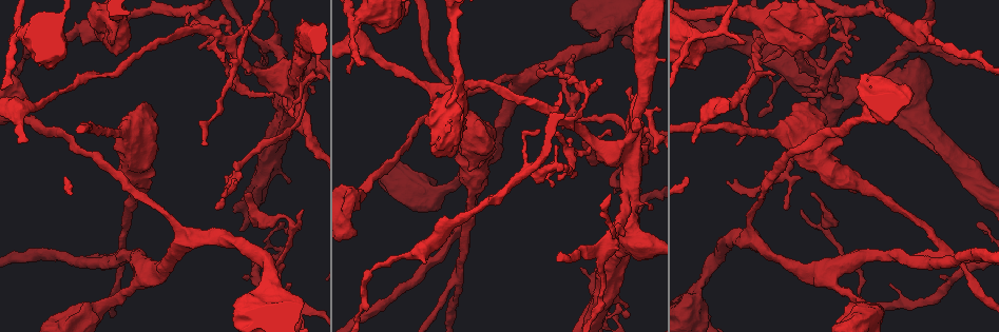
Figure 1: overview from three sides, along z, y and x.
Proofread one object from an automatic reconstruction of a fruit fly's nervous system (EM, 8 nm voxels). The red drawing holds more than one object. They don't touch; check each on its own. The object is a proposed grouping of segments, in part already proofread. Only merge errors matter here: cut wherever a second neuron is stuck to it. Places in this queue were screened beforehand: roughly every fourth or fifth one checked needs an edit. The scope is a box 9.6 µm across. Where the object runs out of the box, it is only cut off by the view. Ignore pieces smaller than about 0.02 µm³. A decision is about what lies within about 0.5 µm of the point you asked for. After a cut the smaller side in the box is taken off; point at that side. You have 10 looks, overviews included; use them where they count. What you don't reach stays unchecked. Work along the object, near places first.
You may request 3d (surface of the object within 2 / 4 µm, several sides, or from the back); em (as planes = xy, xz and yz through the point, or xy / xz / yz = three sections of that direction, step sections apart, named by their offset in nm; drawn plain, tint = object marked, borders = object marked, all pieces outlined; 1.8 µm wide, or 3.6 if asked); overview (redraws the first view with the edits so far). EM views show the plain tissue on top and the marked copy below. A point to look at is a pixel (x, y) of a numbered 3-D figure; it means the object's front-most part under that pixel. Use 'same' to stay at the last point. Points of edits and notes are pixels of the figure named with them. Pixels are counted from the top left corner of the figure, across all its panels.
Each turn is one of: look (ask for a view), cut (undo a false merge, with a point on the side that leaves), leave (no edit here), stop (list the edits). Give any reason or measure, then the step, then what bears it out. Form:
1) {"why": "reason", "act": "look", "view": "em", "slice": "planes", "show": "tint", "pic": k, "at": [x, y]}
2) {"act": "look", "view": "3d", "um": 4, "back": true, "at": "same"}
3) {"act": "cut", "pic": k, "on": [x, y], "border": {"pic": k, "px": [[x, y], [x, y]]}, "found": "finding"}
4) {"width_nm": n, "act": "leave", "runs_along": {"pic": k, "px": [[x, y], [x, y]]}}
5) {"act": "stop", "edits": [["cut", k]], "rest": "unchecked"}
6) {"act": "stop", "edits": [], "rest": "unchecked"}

{"why": "four-way junction", "act": "look", "view": "em", "slice": "planes", "show": "tint", "pic": 1, "at": [459, 267]}

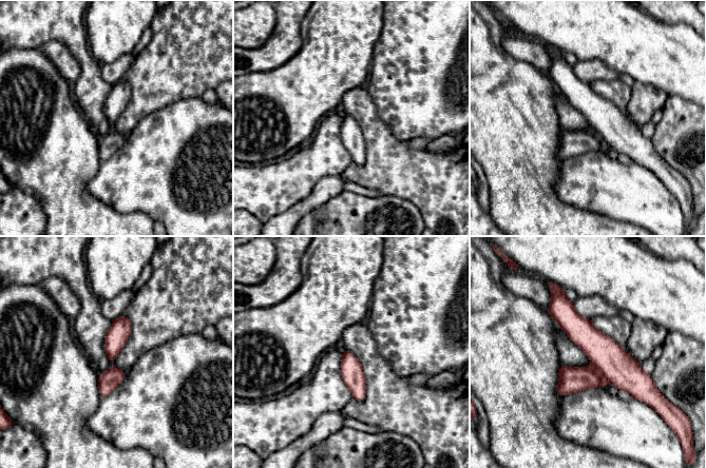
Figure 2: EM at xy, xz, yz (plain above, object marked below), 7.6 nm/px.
{"act": "cut", "pic": 2, "on": [615, 365], "part_leaving": {"pic": 2, "px": [[554, 301], [623, 371], [647, 376]]}, "found": "two neurons meet here"}

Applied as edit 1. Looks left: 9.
{"act": "look", "view": "overview"}

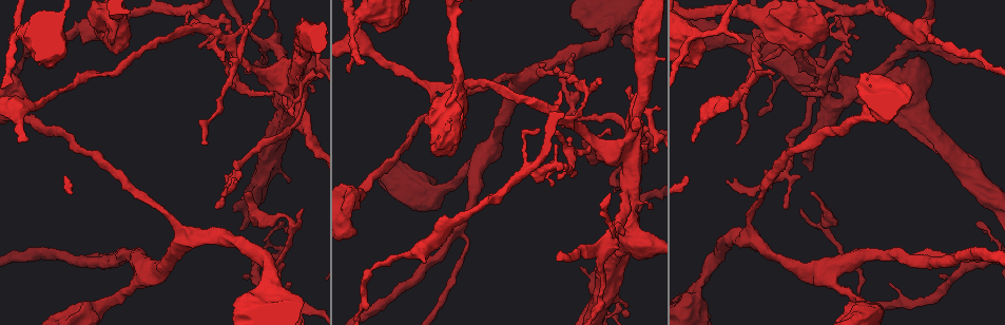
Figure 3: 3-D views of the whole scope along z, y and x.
{"why": "four arms meet", "act": "look", "view": "3d", "um": 2, "pic": 3, "at": [604, 248]}

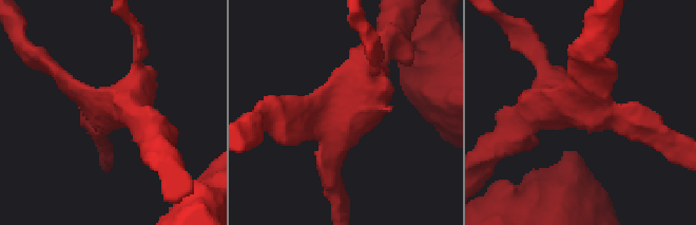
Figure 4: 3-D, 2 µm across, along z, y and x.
{"arms": 4, "why": "now the EM", "act": "look", "view": "em", "slice": "planes", "show": "tint", "pic": 4, "at": [118, 108]}

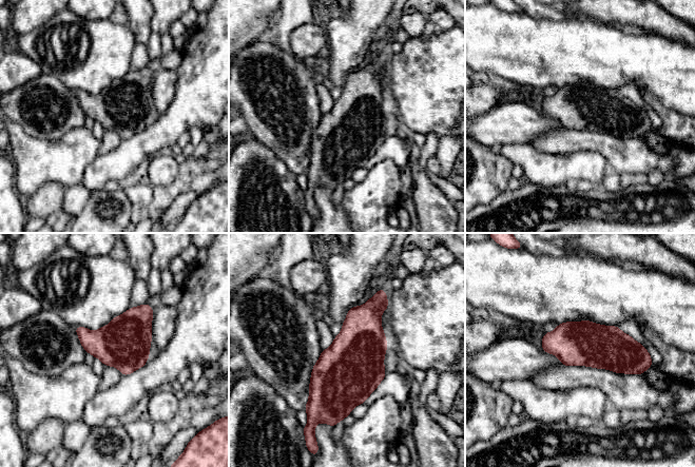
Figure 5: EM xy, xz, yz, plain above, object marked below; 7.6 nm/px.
{"act": "leave", "found": "continuous, no second neuron"}

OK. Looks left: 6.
{"why": "narrows sharply", "act": "look", "view": "3d", "um": 2, "pic": 3, "at": [841, 23]}

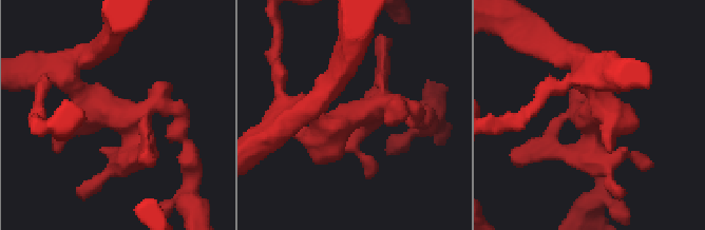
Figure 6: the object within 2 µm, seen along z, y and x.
{"act": "look", "view": "em", "slice": "planes", "show": "tint", "pic": 6, "at": [354, 116]}

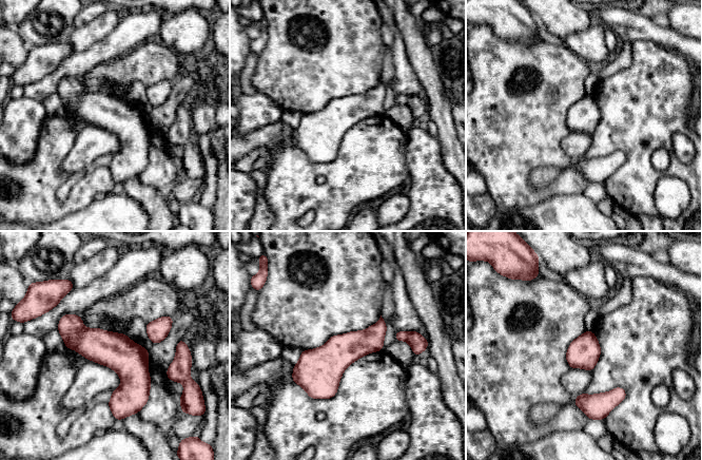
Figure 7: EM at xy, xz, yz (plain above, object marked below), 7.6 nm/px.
{"act": "leave", "runs_along": {"pic": 7, "px": [[63, 319], [127, 372], [117, 413]]}, "found": "continuous, no second neuron"}

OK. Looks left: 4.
{"why": "a fork", "act": "look", "view": "3d", "um": 2, "pic": 3, "at": [248, 25]}

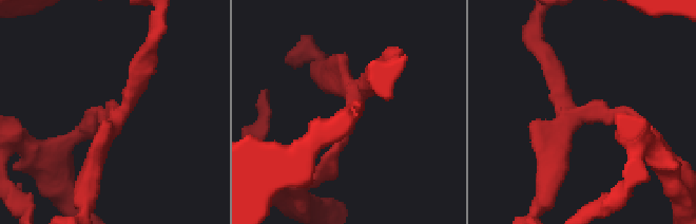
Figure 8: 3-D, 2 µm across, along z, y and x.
{"why": "need the tissue", "act": "look", "view": "em", "slice": "planes", "show": "tint", "pic": 8, "at": [118, 114]}

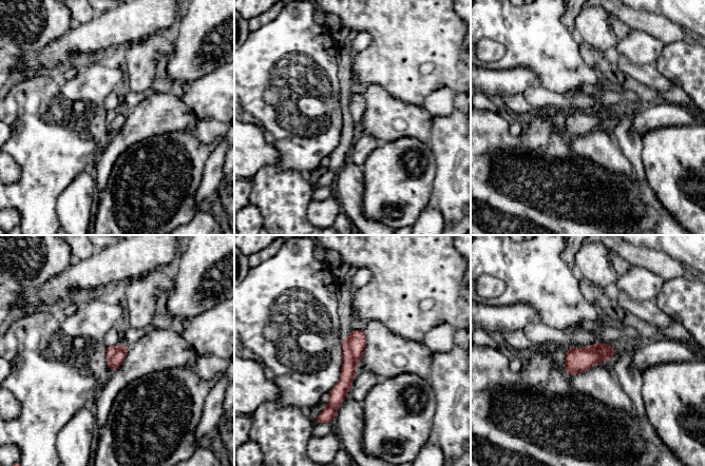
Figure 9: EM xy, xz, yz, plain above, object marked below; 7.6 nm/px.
{"act": "cut", "pic": 9, "on": [357, 341], "border": {"pic": 9, "px": [[347, 340], [350, 354], [356, 364]]}, "found": "a second neuron is stuck on"}

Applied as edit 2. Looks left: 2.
{"act": "stop", "edits": [["cut", 2], ["cut", 9]], "rest": "unchecked"}

